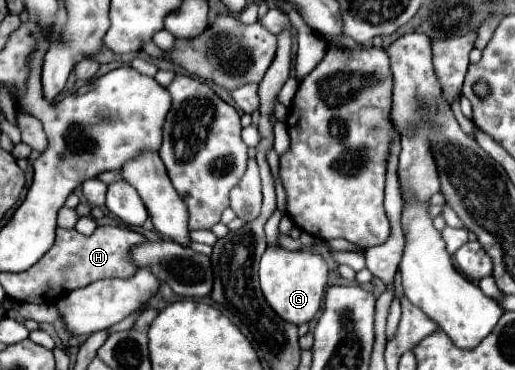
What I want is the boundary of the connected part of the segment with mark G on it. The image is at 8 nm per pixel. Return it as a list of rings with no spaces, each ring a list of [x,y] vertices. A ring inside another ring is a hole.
[[[267,248],[259,266],[261,292],[267,304],[285,320],[301,326],[315,318],[327,286],[327,264],[319,254],[307,250],[289,252],[285,248]]]

